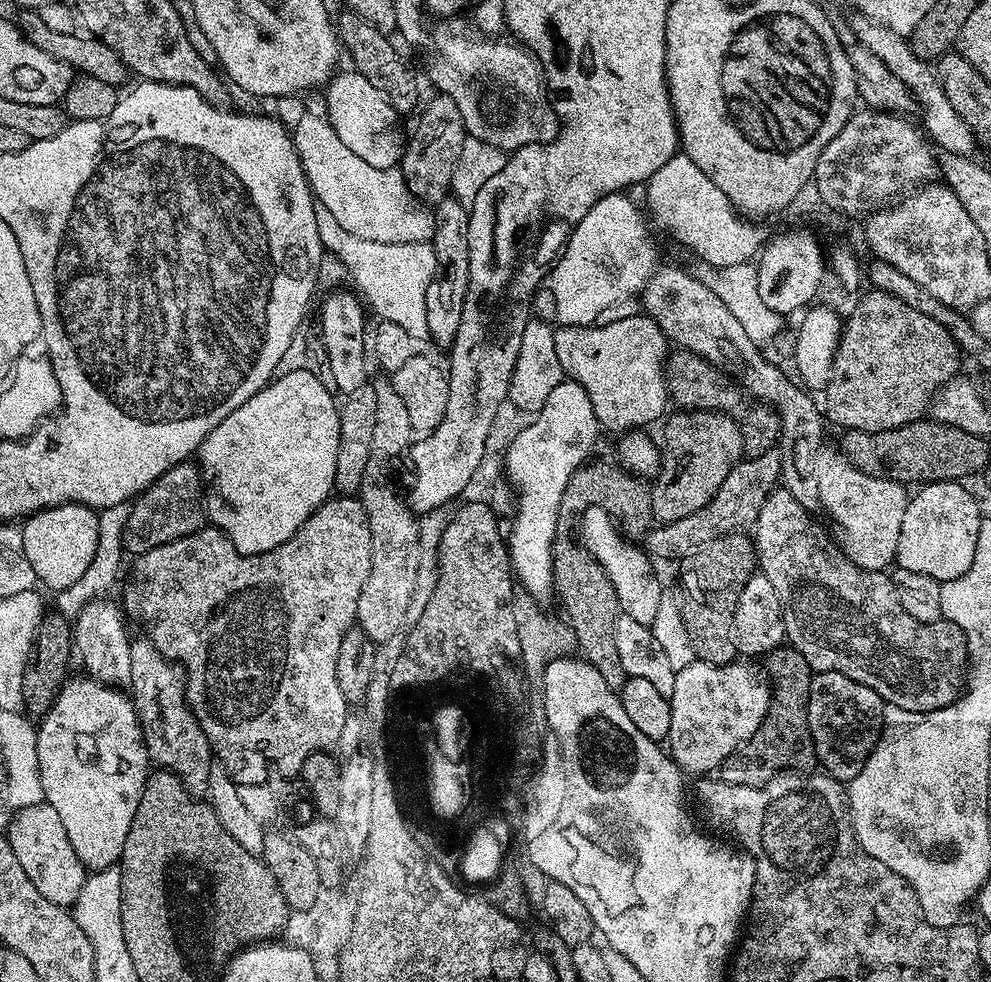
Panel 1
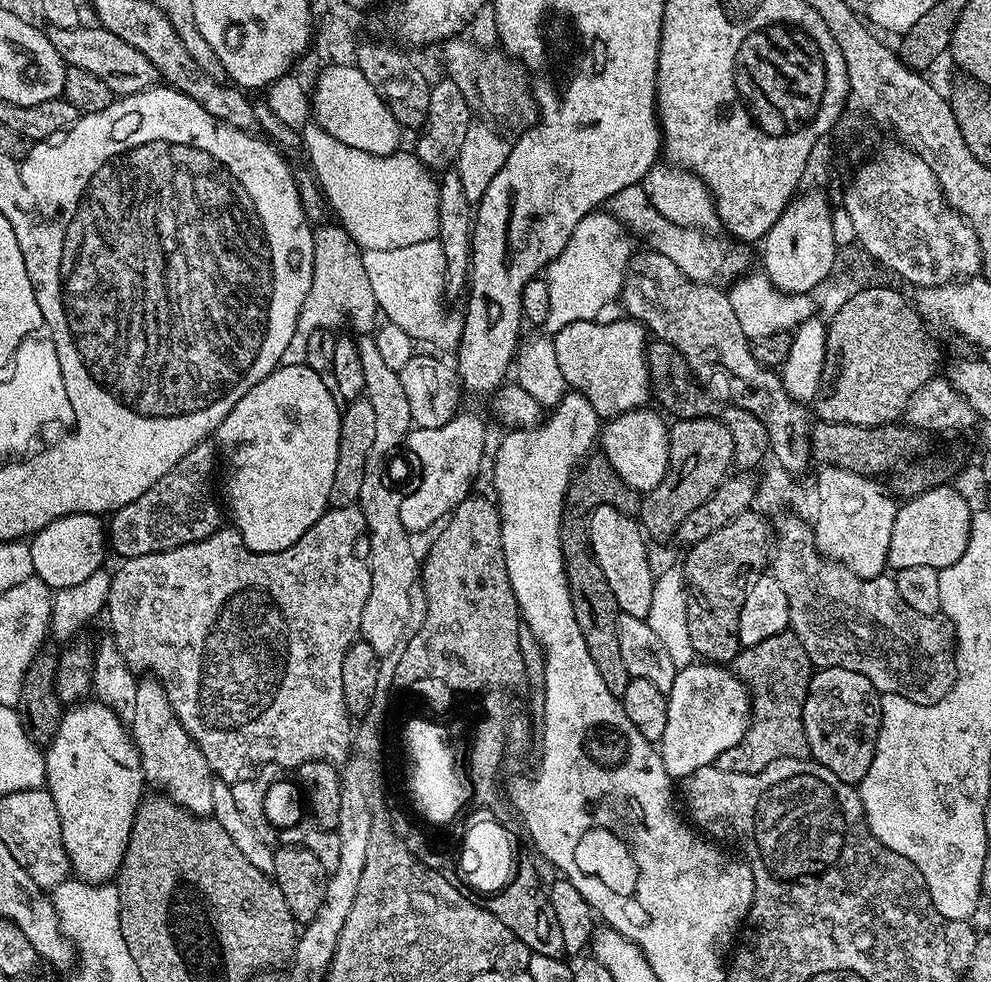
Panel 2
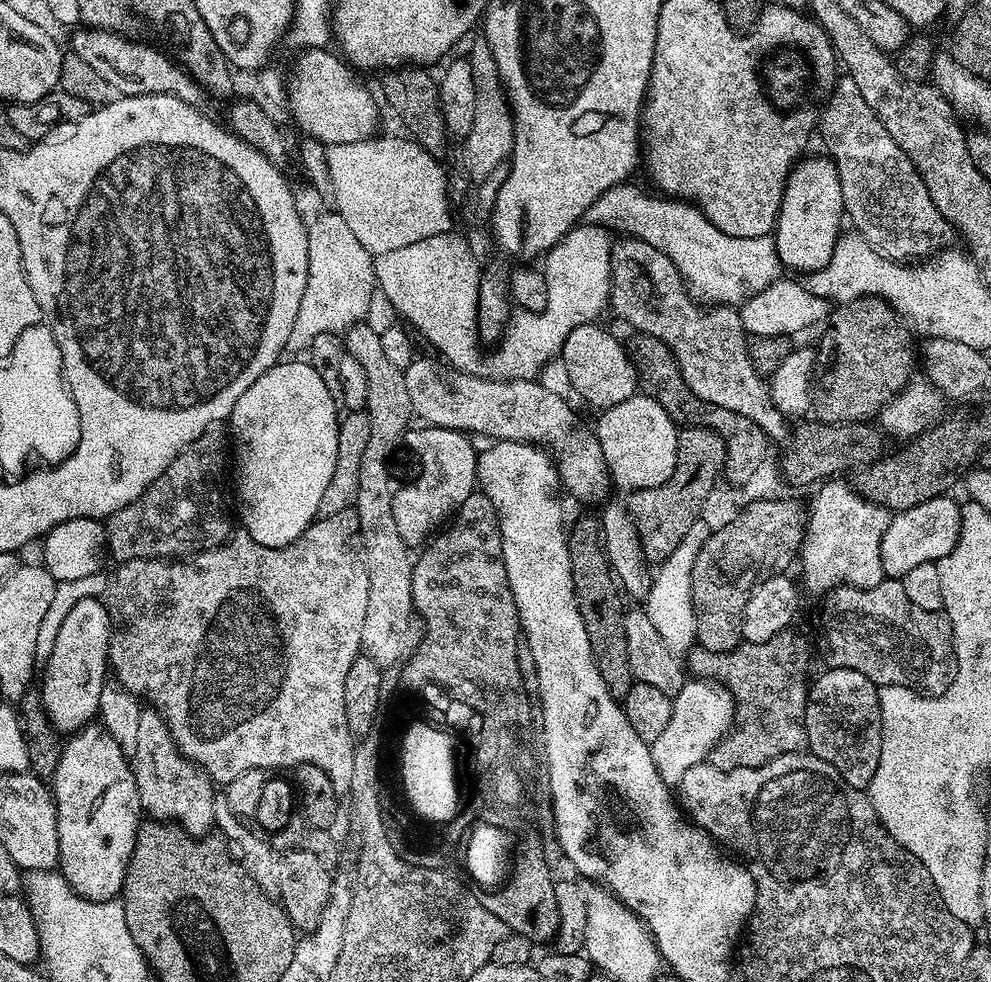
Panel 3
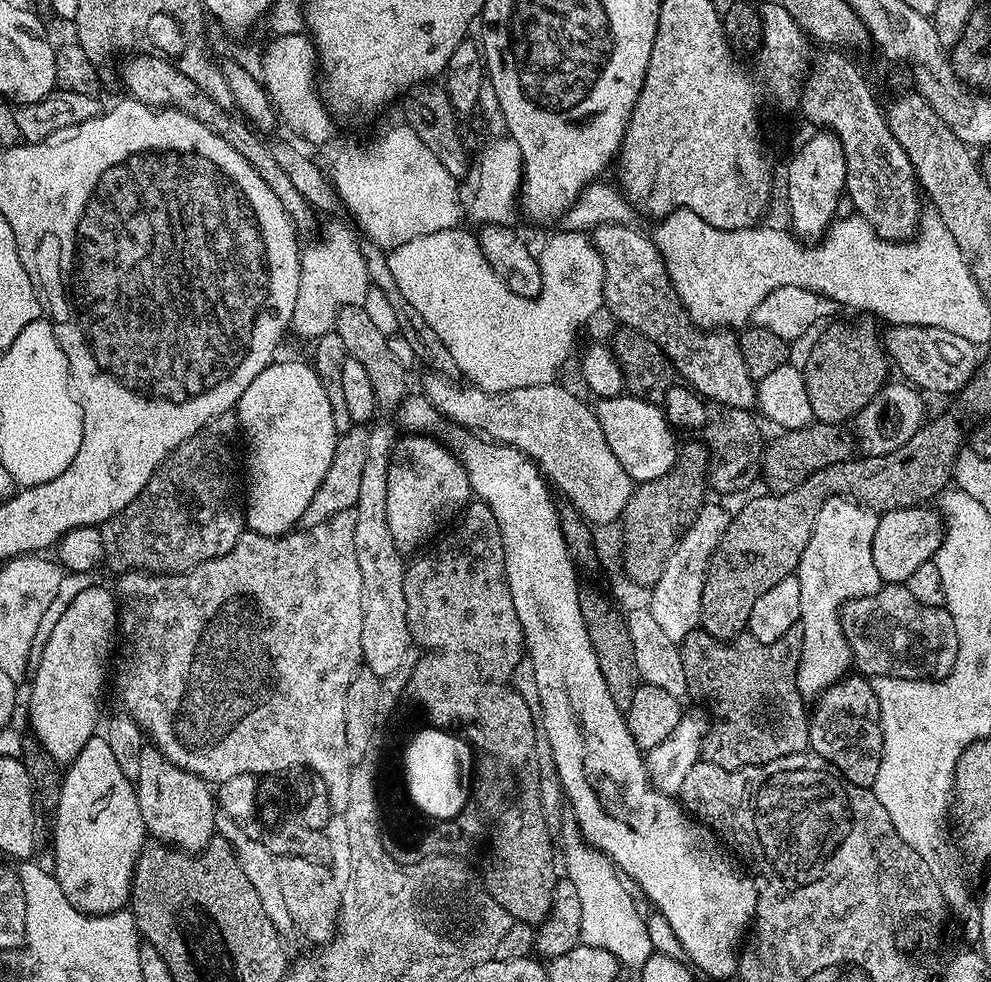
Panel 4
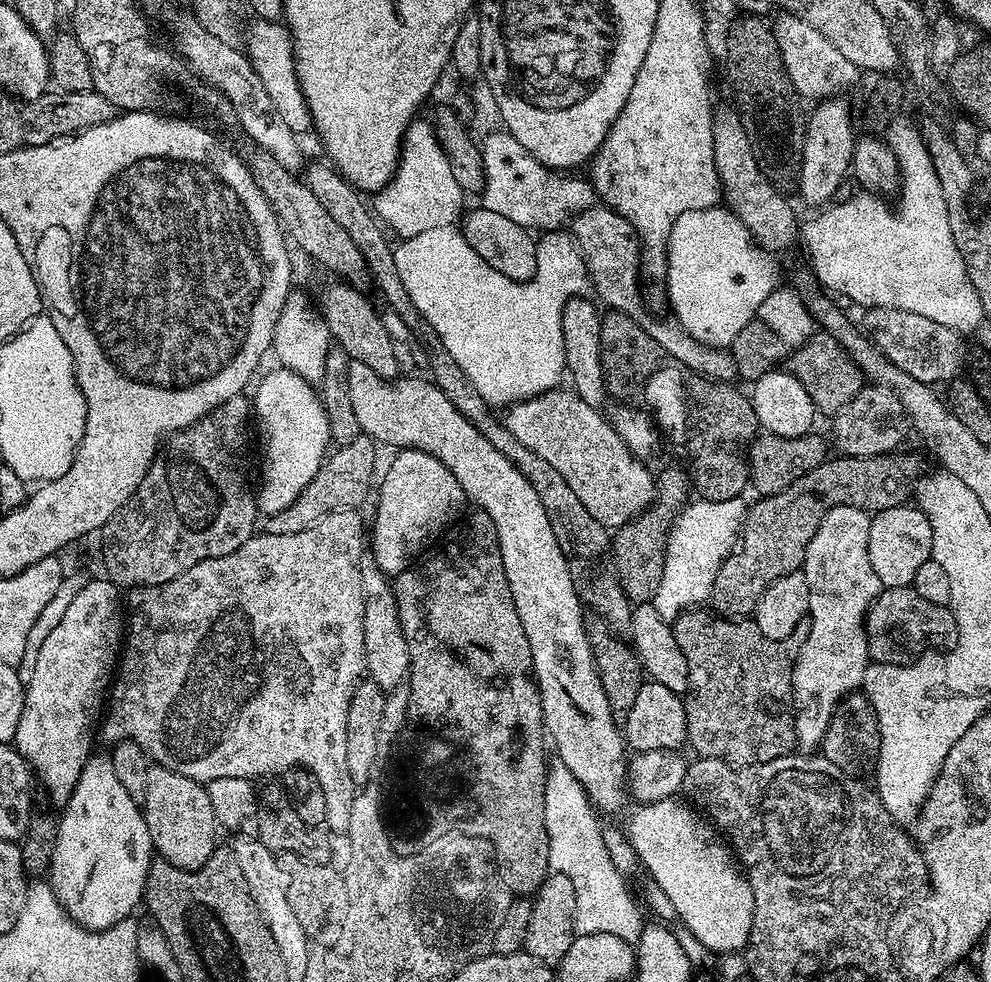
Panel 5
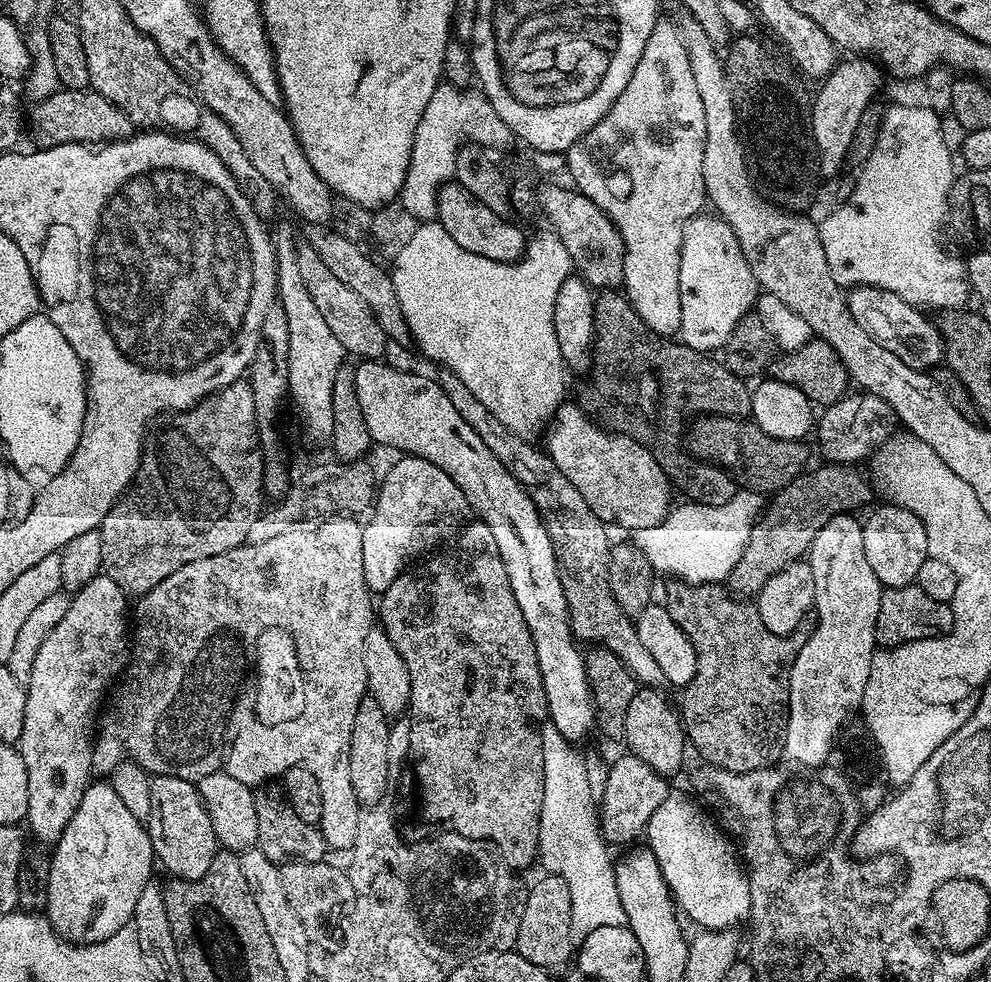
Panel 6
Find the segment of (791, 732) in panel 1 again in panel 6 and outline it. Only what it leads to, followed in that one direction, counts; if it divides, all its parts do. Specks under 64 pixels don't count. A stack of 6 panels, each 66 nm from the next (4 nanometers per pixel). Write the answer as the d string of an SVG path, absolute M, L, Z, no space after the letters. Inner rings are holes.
M672 582L668 588L668 600L666 599L668 613L678 622L678 626L688 635L690 642L696 651L696 673L687 688L683 689L684 701L679 701L678 711L684 721L684 731L689 745L692 744L700 751L701 761L707 762L713 768L725 768L731 772L749 772L750 770L762 770L773 767L776 759L784 756L784 731L788 725L788 699L790 698L790 674L794 666L794 658L798 647L797 641L792 636L779 636L770 634L766 626L762 626L762 618L758 614L755 603L744 598L737 598L723 583L713 584L687 584Z

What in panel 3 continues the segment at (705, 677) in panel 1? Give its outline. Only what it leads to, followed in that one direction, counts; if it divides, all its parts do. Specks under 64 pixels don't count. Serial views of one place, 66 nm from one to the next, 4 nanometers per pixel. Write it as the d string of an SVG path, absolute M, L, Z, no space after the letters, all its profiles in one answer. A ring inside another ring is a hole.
M685 679L682 690L678 690L678 694L672 697L672 713L670 722L666 722L666 730L662 730L662 734L658 734L658 738L654 738L654 742L650 745L654 766L658 766L662 782L669 786L679 785L682 774L686 774L690 766L705 763L708 755L716 749L716 743L733 727L735 718L736 700L725 684L719 684L716 680Z

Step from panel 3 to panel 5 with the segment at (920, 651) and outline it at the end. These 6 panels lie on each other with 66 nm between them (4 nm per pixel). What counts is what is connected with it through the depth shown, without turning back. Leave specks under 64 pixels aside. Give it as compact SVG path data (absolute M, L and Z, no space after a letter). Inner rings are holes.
M884 588L880 597L868 607L864 618L864 633L868 639L868 654L875 663L899 666L903 660L916 656L920 648L947 650L958 642L958 626L947 604L926 602L922 594L911 588Z

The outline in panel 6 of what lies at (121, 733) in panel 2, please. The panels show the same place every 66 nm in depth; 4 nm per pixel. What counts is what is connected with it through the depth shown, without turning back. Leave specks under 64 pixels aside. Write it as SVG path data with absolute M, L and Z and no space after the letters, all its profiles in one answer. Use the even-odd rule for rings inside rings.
M89 783L88 789L82 794L82 802L78 802L78 810L74 814L74 818L70 818L70 822L66 826L66 830L62 830L59 840L56 841L51 849L50 855L50 878L48 879L48 903L46 905L46 919L48 919L54 931L67 940L69 944L93 944L94 942L102 942L106 938L110 938L110 934L115 932L123 932L129 927L130 921L135 914L135 906L138 898L142 895L142 890L146 889L149 881L153 879L152 864L154 868L154 857L152 854L152 843L148 837L148 829L145 821L134 818L134 814L130 814L130 810L118 799L118 794L114 794L111 783L96 784Z

